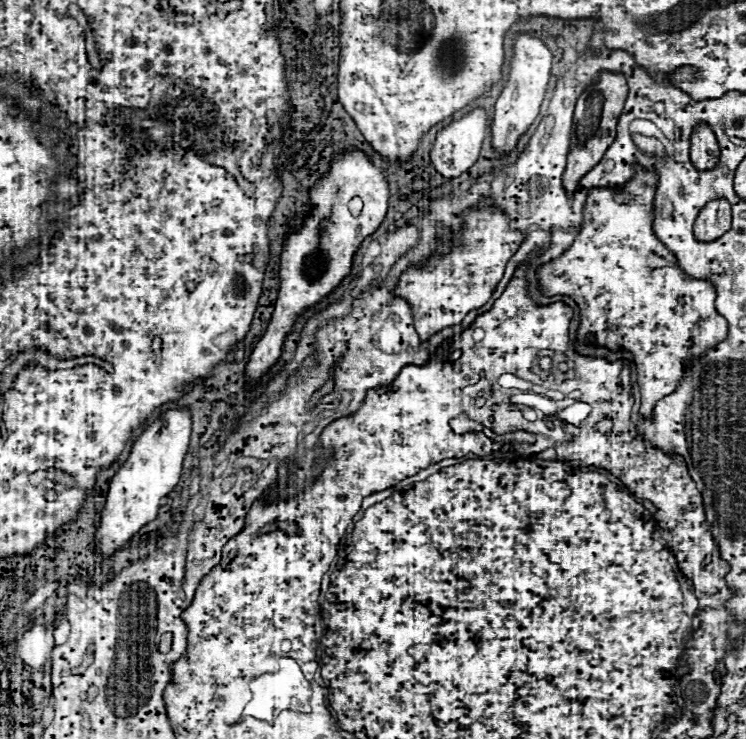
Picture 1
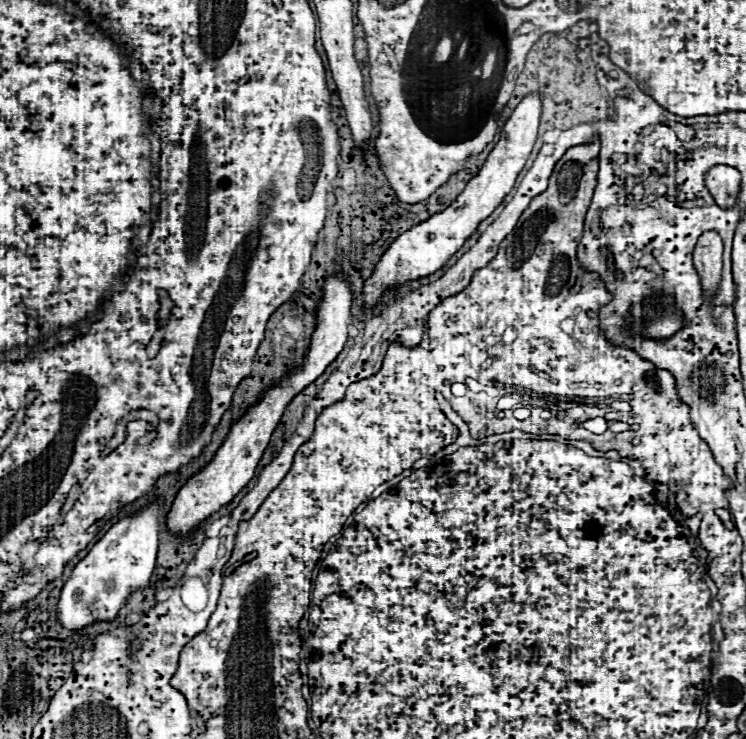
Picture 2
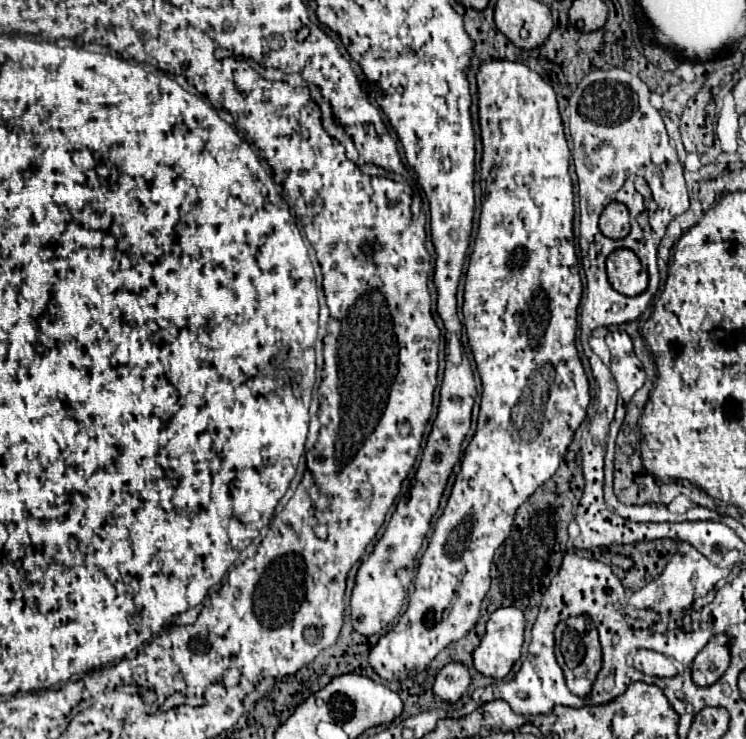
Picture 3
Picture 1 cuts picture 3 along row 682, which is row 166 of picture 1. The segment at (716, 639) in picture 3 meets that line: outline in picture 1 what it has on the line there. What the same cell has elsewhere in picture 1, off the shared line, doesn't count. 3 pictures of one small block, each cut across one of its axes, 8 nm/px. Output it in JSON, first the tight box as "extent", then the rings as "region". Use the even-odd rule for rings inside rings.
{"extent":[690,124,720,170],"region":[[[698,124],[690,138],[690,160],[698,170],[710,170],[718,164],[720,146],[708,124]]]}

